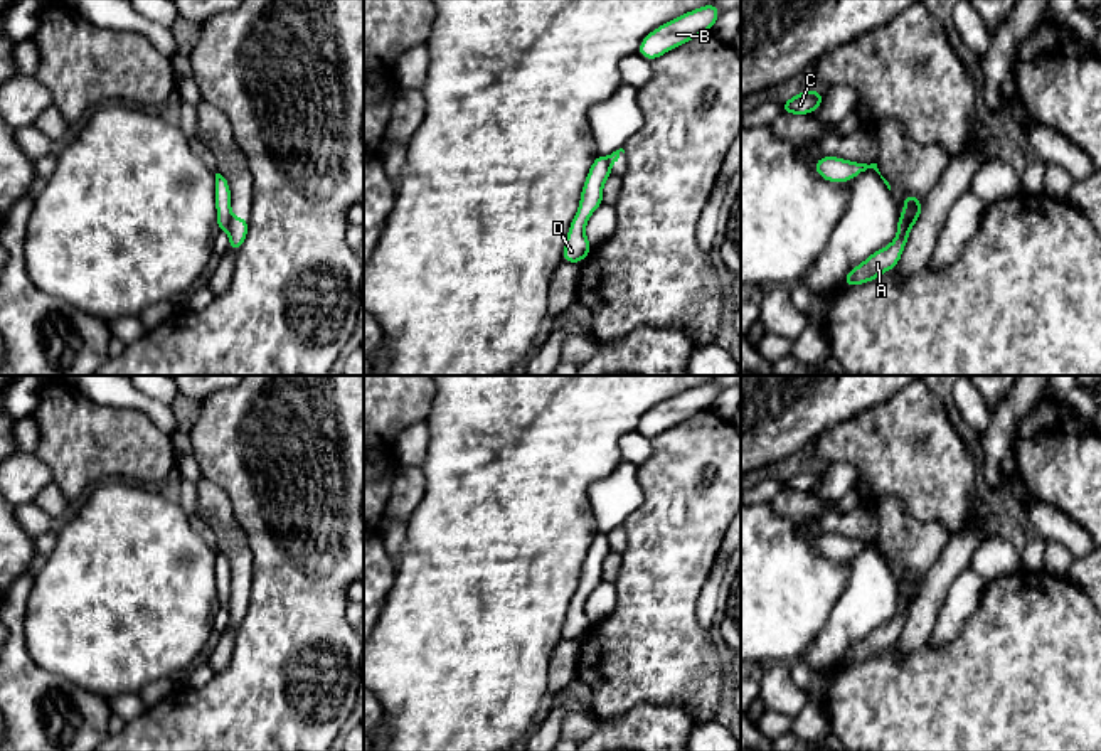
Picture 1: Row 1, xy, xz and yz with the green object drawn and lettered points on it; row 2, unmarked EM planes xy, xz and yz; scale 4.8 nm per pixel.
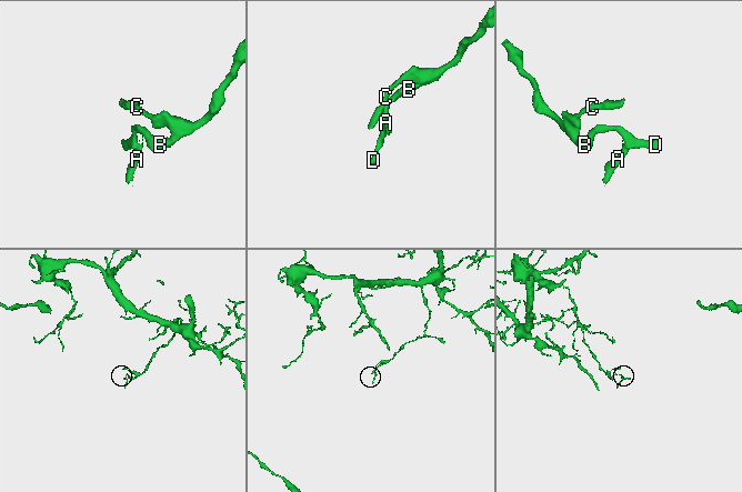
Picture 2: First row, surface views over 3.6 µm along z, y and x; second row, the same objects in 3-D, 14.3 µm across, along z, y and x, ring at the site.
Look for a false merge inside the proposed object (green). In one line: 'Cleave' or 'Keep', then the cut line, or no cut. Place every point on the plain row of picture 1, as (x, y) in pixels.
Cleave. Split along xy (231, 591), (231, 600), (226, 607)

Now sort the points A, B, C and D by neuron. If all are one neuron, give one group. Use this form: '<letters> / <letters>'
A / B C D

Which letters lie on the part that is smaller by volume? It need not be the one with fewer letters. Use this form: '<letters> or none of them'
A

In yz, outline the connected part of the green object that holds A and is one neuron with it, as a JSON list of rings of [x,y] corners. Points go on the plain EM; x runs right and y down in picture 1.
[[[897,593],[896,616],[889,623],[872,630],[862,642],[850,647],[845,652],[842,662],[843,663],[864,662],[875,657],[882,650],[896,645],[904,628],[904,623],[907,621],[909,610],[911,599],[904,593]]]

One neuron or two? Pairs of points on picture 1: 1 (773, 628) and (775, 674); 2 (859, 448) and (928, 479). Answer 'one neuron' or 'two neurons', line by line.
1: two neurons
2: one neuron

